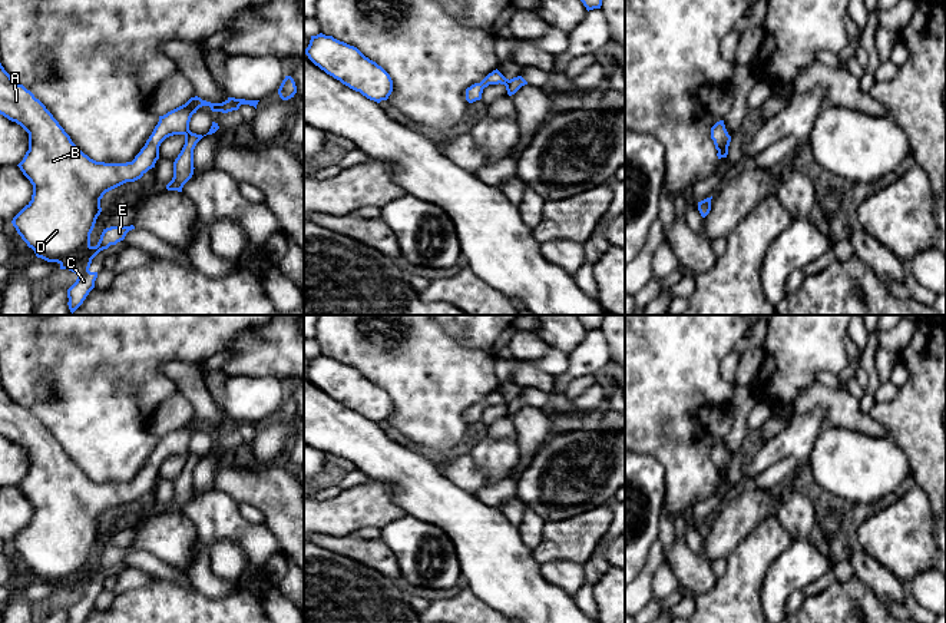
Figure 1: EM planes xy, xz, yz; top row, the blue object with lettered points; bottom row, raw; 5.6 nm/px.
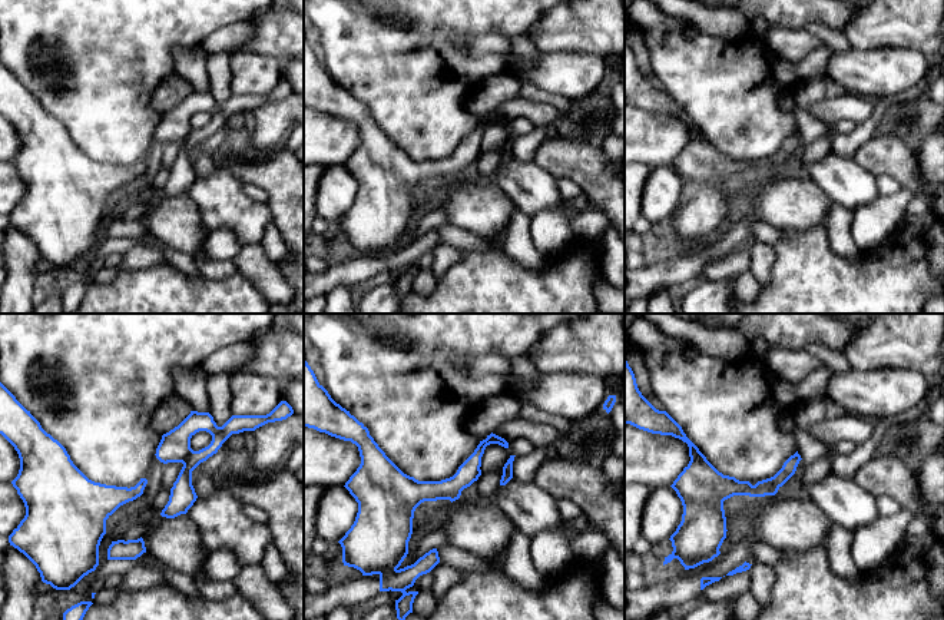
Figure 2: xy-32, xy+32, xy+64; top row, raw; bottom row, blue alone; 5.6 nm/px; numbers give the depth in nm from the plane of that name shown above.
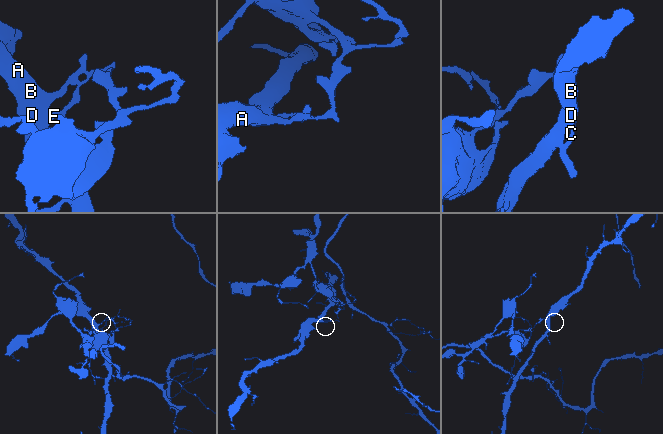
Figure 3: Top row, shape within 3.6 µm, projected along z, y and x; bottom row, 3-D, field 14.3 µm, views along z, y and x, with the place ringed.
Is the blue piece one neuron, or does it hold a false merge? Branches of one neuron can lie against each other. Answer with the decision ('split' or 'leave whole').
split

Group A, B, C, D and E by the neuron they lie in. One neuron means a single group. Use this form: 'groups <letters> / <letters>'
groups A B D / C E

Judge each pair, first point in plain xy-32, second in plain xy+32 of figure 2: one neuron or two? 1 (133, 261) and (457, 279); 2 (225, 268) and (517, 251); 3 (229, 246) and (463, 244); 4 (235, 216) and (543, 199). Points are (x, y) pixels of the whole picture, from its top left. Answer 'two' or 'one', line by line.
1: two
2: one
3: one
4: one

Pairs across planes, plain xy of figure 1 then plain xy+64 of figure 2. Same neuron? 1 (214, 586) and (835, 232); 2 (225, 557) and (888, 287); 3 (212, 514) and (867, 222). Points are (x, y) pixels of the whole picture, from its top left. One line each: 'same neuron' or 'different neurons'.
1: same neuron
2: different neurons
3: different neurons

